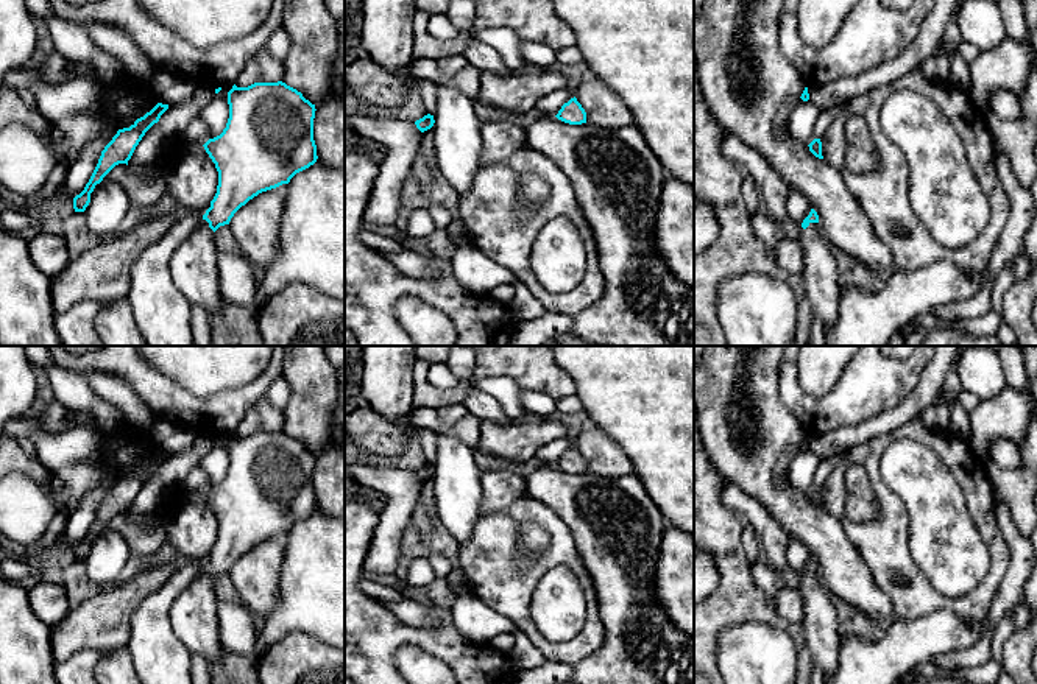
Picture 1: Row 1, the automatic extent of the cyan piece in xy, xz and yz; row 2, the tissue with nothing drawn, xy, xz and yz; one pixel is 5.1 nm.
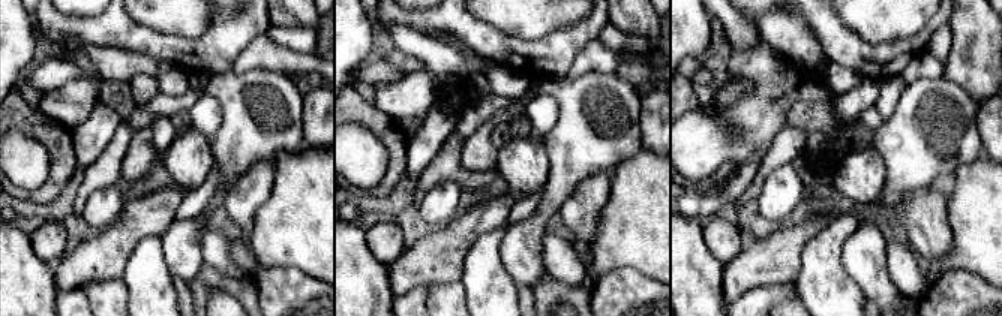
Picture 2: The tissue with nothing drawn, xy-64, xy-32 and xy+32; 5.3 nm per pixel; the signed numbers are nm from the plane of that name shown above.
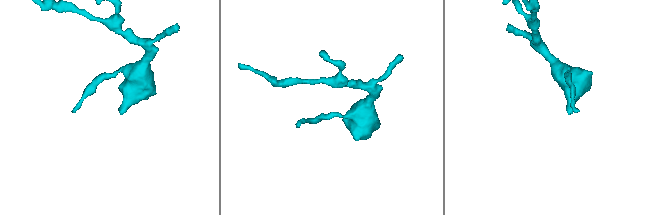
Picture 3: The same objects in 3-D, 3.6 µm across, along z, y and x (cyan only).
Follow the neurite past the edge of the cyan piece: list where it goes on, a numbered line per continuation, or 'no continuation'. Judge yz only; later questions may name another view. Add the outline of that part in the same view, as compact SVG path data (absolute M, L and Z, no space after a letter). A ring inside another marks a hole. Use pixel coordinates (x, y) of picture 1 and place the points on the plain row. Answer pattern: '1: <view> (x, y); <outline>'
1: yz (819, 625); M817 572L802 576L803 619L798 623L806 640L812 662L822 670L823 681L837 670L839 623L831 594L817 580Z

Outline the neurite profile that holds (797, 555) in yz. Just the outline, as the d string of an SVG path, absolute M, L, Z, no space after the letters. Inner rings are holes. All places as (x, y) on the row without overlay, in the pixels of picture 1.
M789 534L789 545L786 550L787 566L792 567L797 573L802 575L803 569L811 561L811 553L808 548L798 541L798 538Z

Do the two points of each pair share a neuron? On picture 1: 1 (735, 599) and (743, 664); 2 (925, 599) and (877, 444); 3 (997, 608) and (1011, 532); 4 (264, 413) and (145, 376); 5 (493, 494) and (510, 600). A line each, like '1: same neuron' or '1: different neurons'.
1: different neurons
2: same neuron
3: same neuron
4: different neurons
5: different neurons

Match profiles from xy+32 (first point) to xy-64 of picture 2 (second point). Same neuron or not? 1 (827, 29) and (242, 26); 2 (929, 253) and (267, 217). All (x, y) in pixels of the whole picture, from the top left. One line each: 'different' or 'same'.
1: same
2: different

